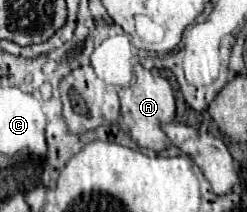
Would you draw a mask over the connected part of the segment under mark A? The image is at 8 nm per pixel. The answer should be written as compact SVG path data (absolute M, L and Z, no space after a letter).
M138 64L134 86L120 90L120 102L122 102L122 120L128 124L132 140L138 146L154 150L154 152L166 150L168 138L166 138L166 134L162 132L160 126L164 122L172 122L174 116L176 116L174 94L172 94L168 80L161 77L156 69L148 70Z

